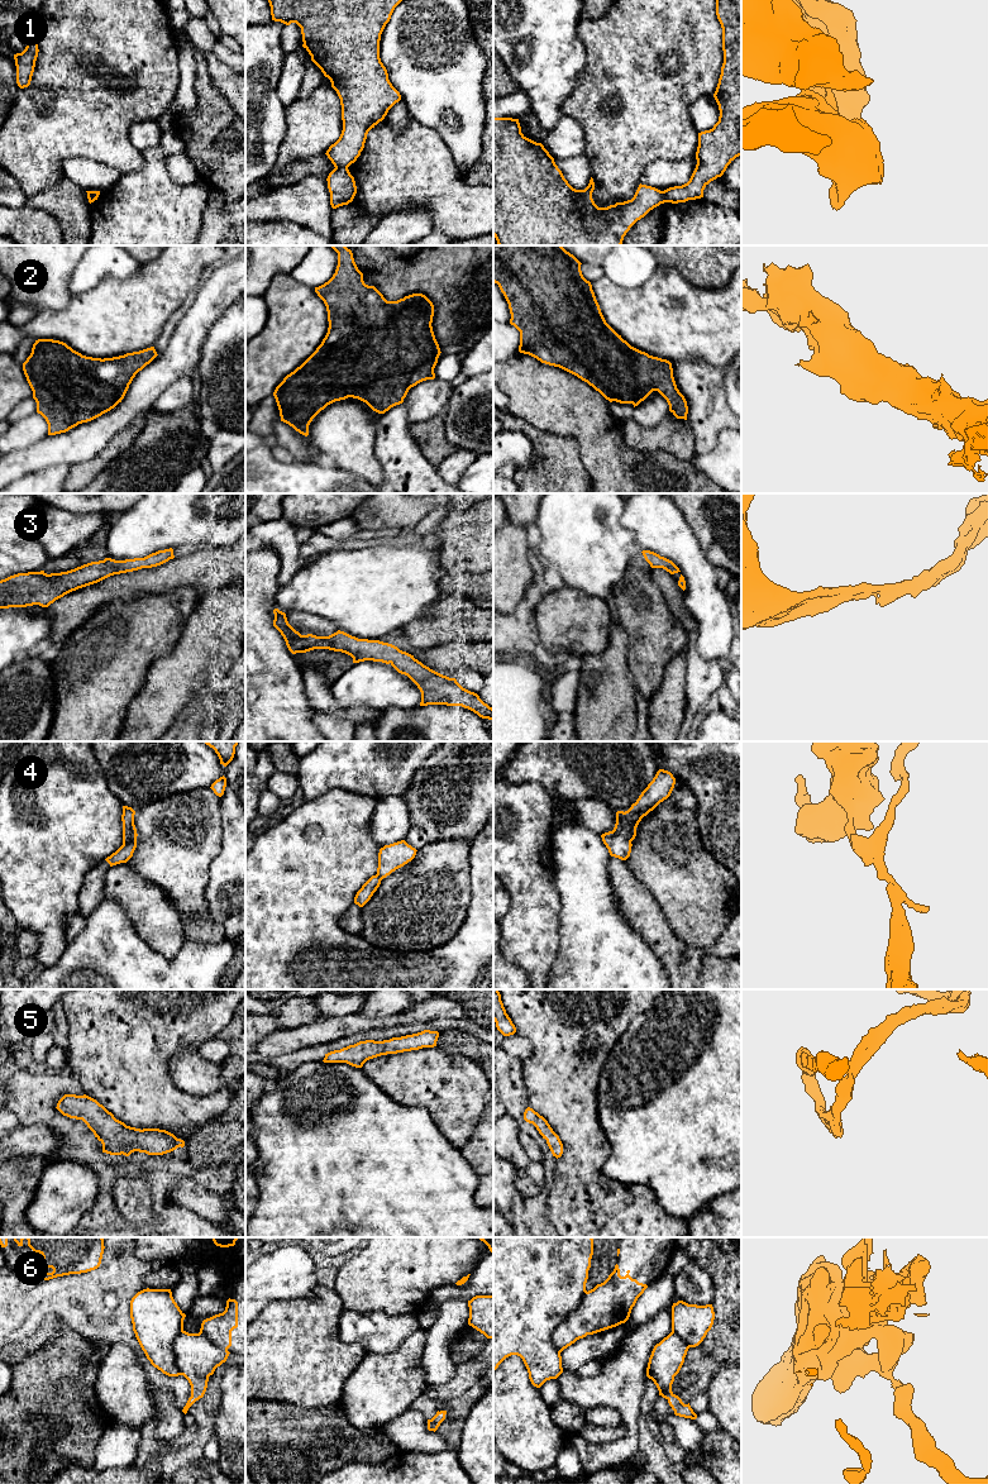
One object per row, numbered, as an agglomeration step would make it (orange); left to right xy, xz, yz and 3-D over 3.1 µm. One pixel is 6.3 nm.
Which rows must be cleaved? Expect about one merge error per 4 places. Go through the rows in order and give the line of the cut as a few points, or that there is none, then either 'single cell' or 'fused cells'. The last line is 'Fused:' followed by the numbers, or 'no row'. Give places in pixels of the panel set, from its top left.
1: cut xz (335, 166), (347, 167); fused cells
2: cut none; single cell
3: cut none; single cell
4: cut yz (623, 812), (631, 840); fused cells
5: cut none; single cell
6: cut none; single cell
Fused: 1, 4

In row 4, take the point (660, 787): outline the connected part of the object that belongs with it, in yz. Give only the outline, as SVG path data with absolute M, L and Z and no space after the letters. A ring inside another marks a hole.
M659 769L636 802L624 812L631 841L636 836L636 827L641 819L670 796L674 784L676 778L673 774L668 770Z

